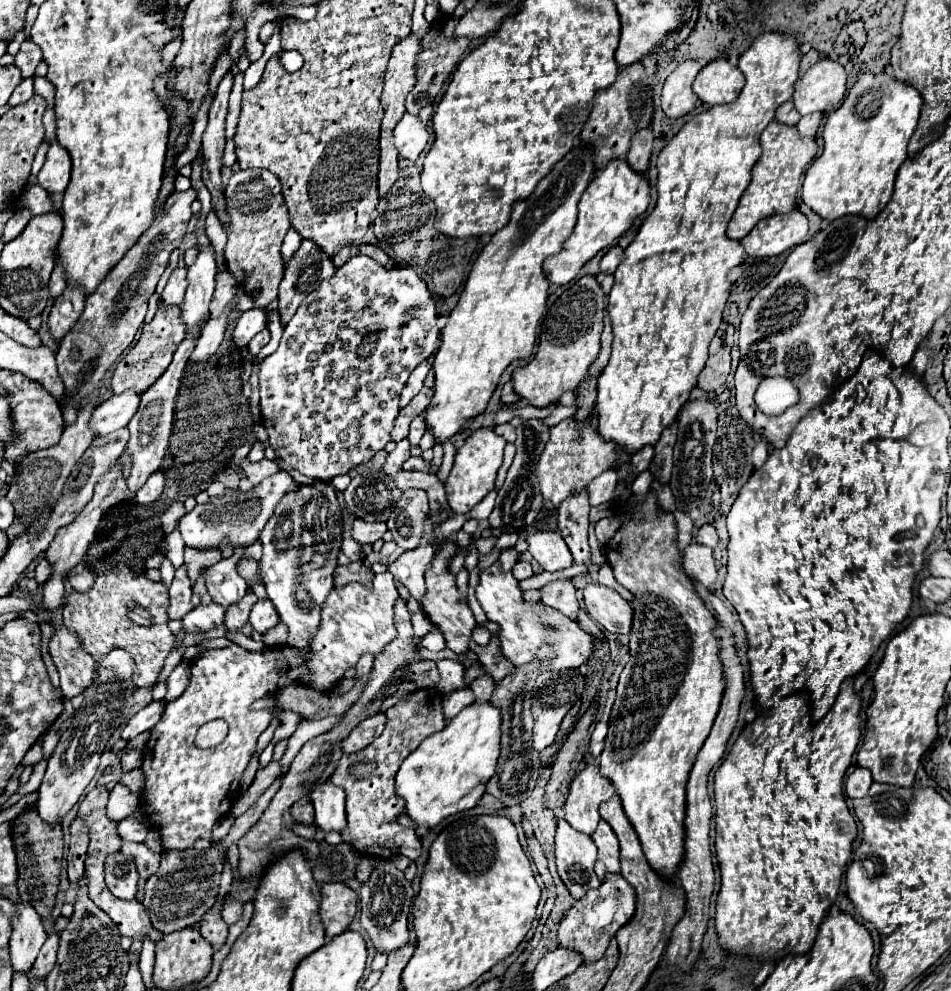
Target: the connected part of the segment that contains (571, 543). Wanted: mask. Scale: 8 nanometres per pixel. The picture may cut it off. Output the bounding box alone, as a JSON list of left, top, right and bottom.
[557,489,591,567]

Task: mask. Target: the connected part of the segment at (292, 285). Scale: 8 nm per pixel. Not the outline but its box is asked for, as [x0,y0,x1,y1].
[279,239,335,325]

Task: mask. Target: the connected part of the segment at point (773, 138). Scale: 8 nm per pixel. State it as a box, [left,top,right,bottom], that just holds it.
[727,121,817,241]

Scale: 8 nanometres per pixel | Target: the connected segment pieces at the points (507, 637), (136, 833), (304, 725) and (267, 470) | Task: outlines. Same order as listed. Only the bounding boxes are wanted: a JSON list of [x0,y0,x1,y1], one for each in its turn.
[[477,549,595,669],[119,815,147,841],[279,716,342,779],[241,459,279,485]]

